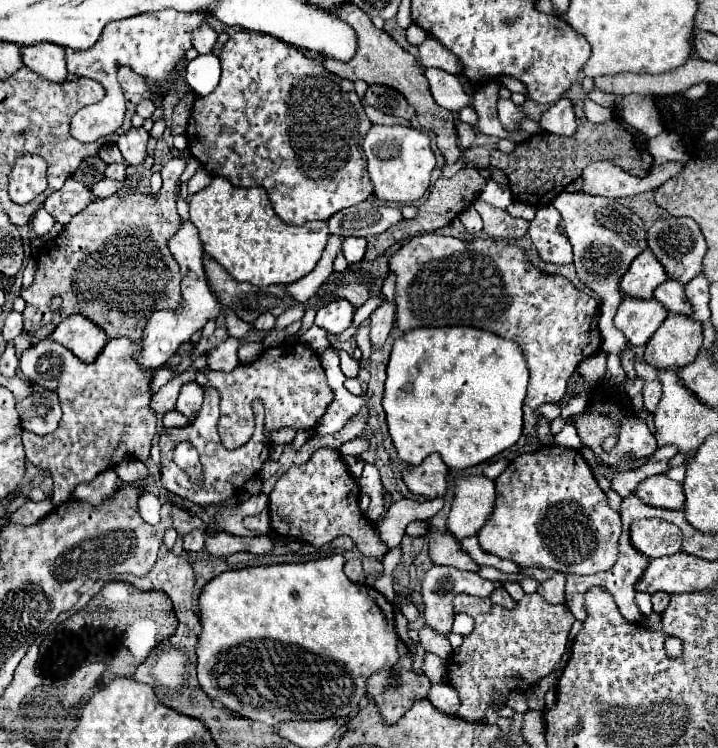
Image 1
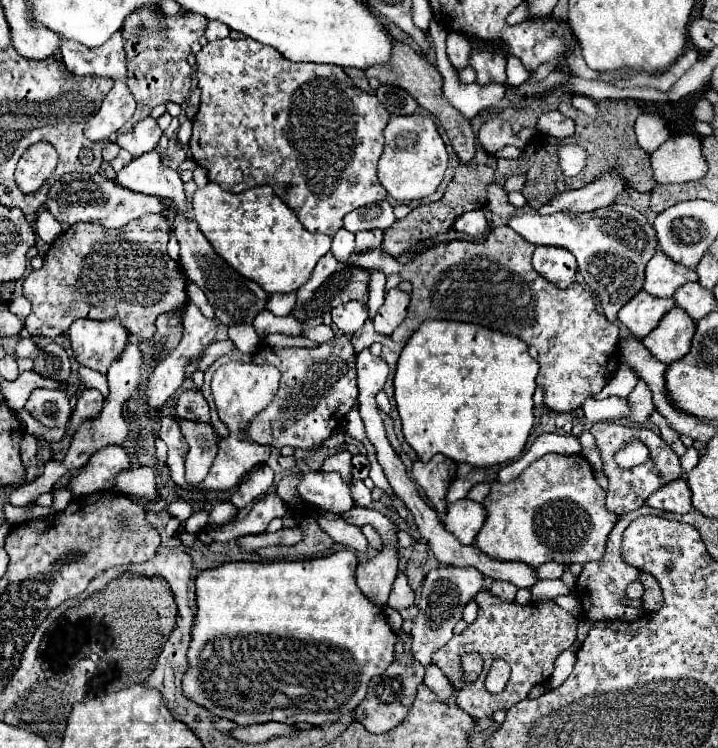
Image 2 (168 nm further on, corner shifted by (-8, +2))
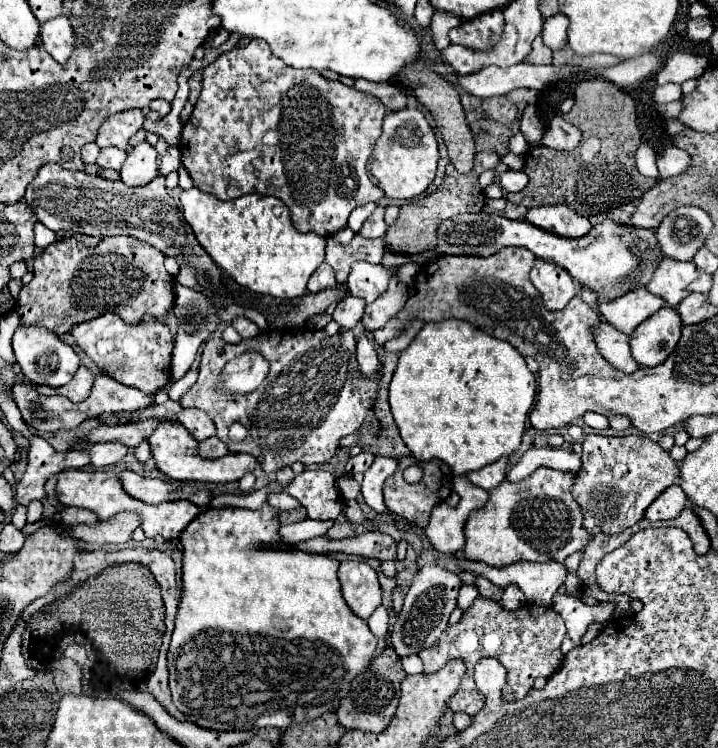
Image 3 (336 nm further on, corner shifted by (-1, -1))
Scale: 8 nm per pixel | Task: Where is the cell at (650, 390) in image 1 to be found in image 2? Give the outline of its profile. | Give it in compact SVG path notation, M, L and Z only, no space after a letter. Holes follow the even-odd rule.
M640 379L636 383L636 387L632 389L632 393L628 395L628 401L632 405L632 421L642 423L648 419L648 415L654 411L654 403L652 403L652 391L650 387Z

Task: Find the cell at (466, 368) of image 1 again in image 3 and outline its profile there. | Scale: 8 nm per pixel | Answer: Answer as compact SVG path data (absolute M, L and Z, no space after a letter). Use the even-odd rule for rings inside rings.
M445 320L445 322L429 322L429 324L425 324L425 328L417 334L417 338L409 344L409 348L405 352L401 352L397 370L395 370L391 386L389 386L389 404L391 404L391 412L393 412L393 418L395 418L395 424L399 428L399 434L403 438L405 446L411 450L411 454L417 460L437 458L437 460L443 460L445 464L449 464L453 474L467 474L467 472L473 472L473 470L481 470L483 466L493 464L501 456L513 454L519 448L521 436L523 436L523 430L525 430L525 420L527 420L527 416L529 416L529 412L531 412L531 408L535 404L535 392L537 392L535 376L525 366L525 360L517 352L517 348L513 348L509 342L497 340L495 336L489 336L489 334L477 330L469 322Z

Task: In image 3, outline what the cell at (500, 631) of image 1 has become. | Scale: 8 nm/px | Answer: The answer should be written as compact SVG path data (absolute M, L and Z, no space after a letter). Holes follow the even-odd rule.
M477 596L473 604L463 612L461 620L439 636L433 648L421 650L419 658L423 660L423 674L439 672L449 660L461 658L465 662L465 678L461 680L457 692L447 702L451 712L465 712L469 716L477 714L483 704L485 696L477 690L474 682L474 666L481 658L497 658L507 670L507 682L503 686L503 700L521 700L533 686L535 678L545 676L549 678L553 672L559 670L563 662L563 654L559 650L561 640L565 638L565 622L551 606L527 604L517 612L509 612L499 606L495 600Z

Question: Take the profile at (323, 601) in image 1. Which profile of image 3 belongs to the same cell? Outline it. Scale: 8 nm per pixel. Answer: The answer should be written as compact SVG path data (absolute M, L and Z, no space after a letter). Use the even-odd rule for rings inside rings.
M263 504L259 510L245 510L245 508L207 508L201 512L183 532L181 532L181 544L183 544L183 592L175 616L175 630L171 634L169 652L167 652L167 666L169 666L169 688L173 696L173 704L181 714L187 716L189 722L215 732L233 732L233 730L261 730L267 726L275 726L279 730L285 730L293 724L311 722L327 712L335 712L341 698L349 694L351 680L357 676L357 672L363 672L363 668L369 666L373 660L373 652L377 646L377 638L371 634L367 622L351 612L351 608L345 604L341 596L341 586L337 580L337 568L339 562L331 556L319 556L319 554L305 554L290 545L282 542L279 536L279 510L275 510L271 504ZM281 618L287 626L287 630L277 630L273 626L273 620Z

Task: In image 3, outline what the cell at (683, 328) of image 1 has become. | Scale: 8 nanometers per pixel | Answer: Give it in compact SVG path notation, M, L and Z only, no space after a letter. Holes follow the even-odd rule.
M665 306L655 312L645 324L639 324L629 338L633 360L639 366L657 366L665 362L679 342L681 328L683 324L675 308Z

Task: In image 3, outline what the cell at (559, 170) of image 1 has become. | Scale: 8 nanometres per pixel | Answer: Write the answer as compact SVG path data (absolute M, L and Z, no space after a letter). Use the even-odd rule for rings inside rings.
M603 78L583 80L575 90L573 110L563 118L575 124L583 136L599 138L601 152L589 164L579 164L577 152L559 152L545 146L531 148L525 154L527 162L523 168L523 172L529 176L529 184L521 192L507 194L509 202L525 208L563 202L577 214L591 218L595 214L603 214L617 206L639 200L649 188L655 186L655 180L641 176L635 166L635 152L641 144L641 132L637 128L635 102L627 92Z

